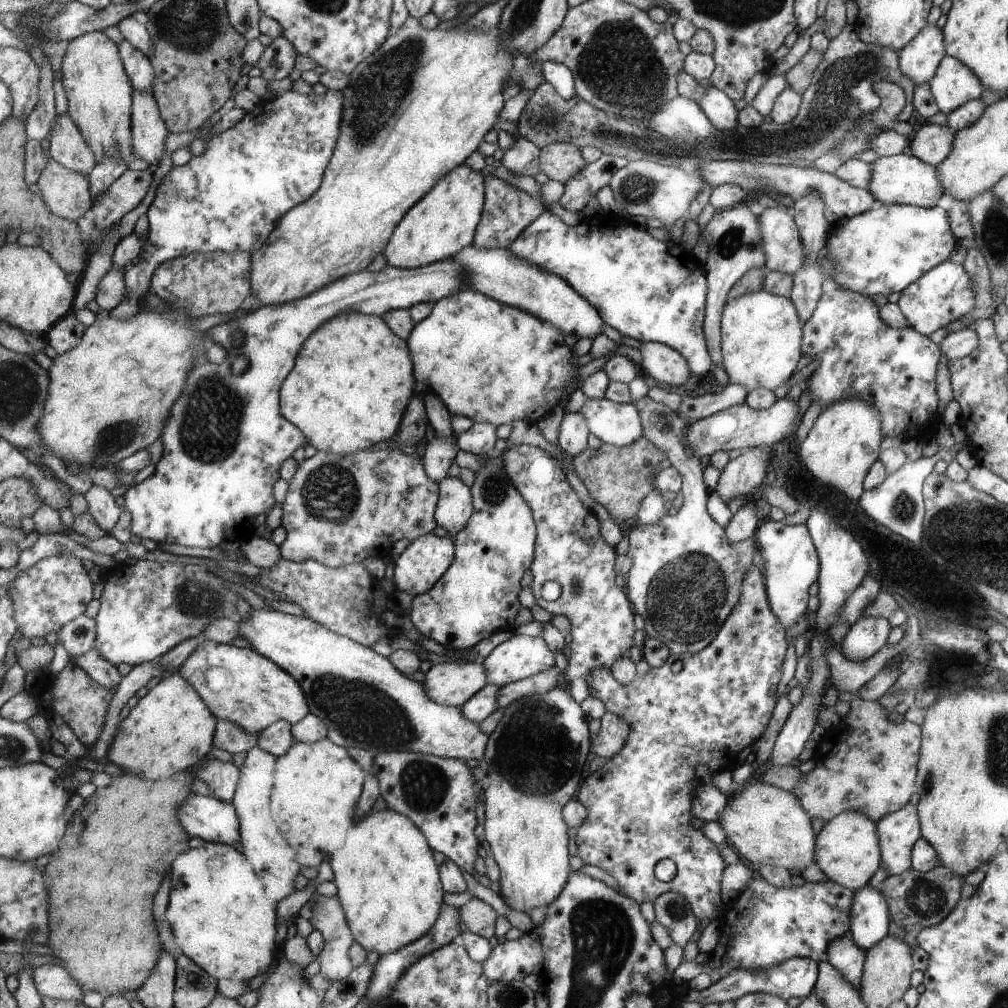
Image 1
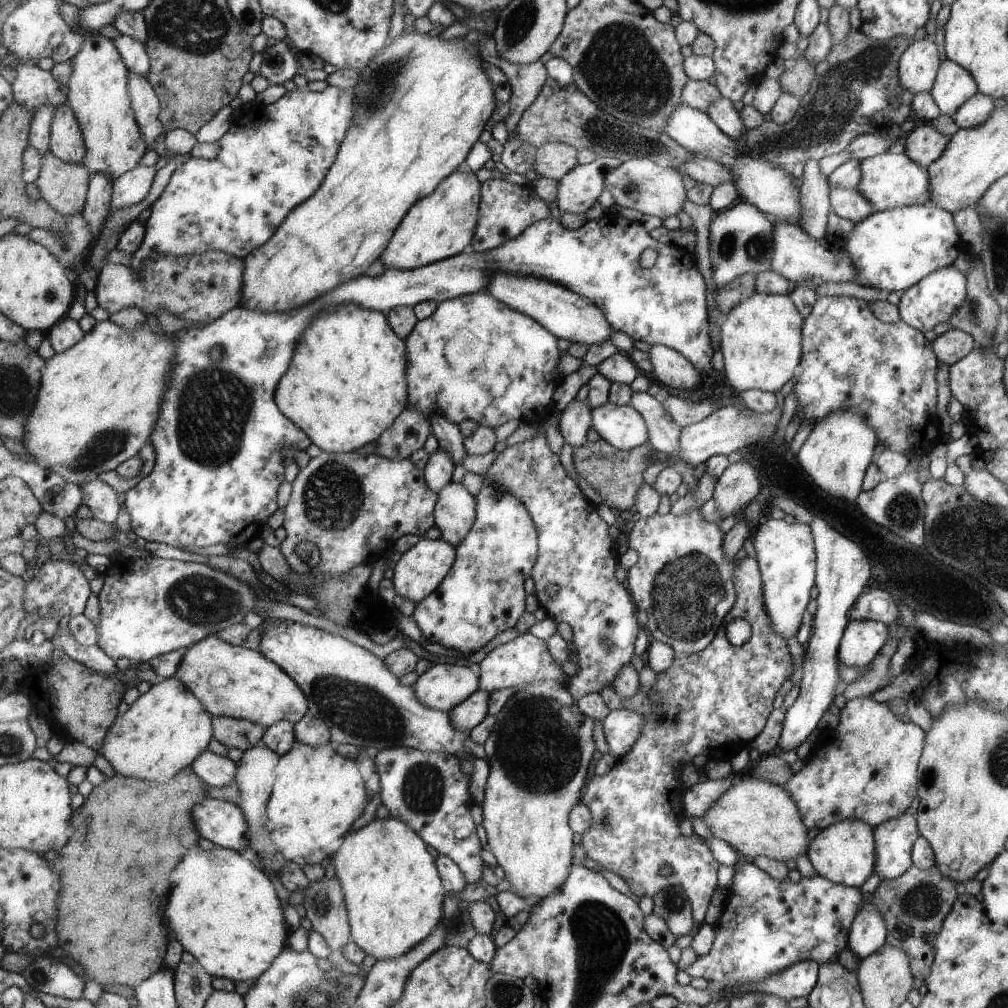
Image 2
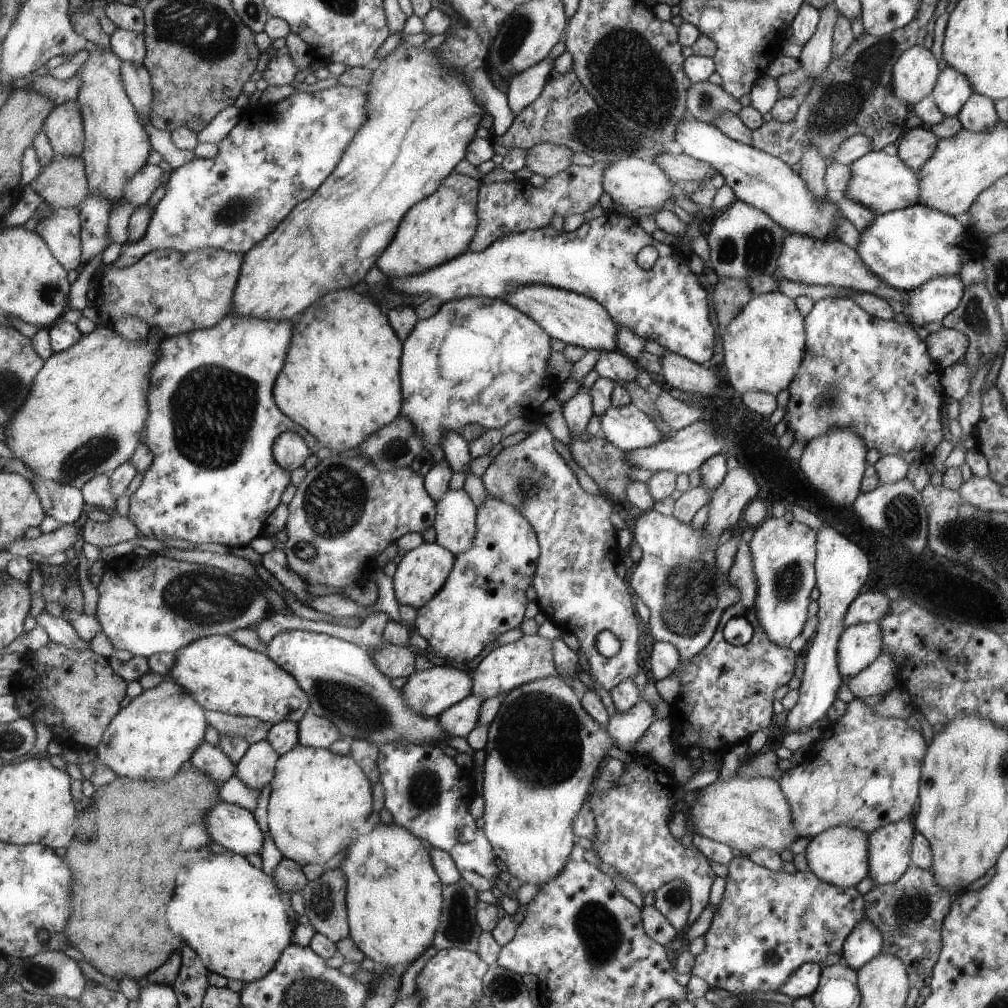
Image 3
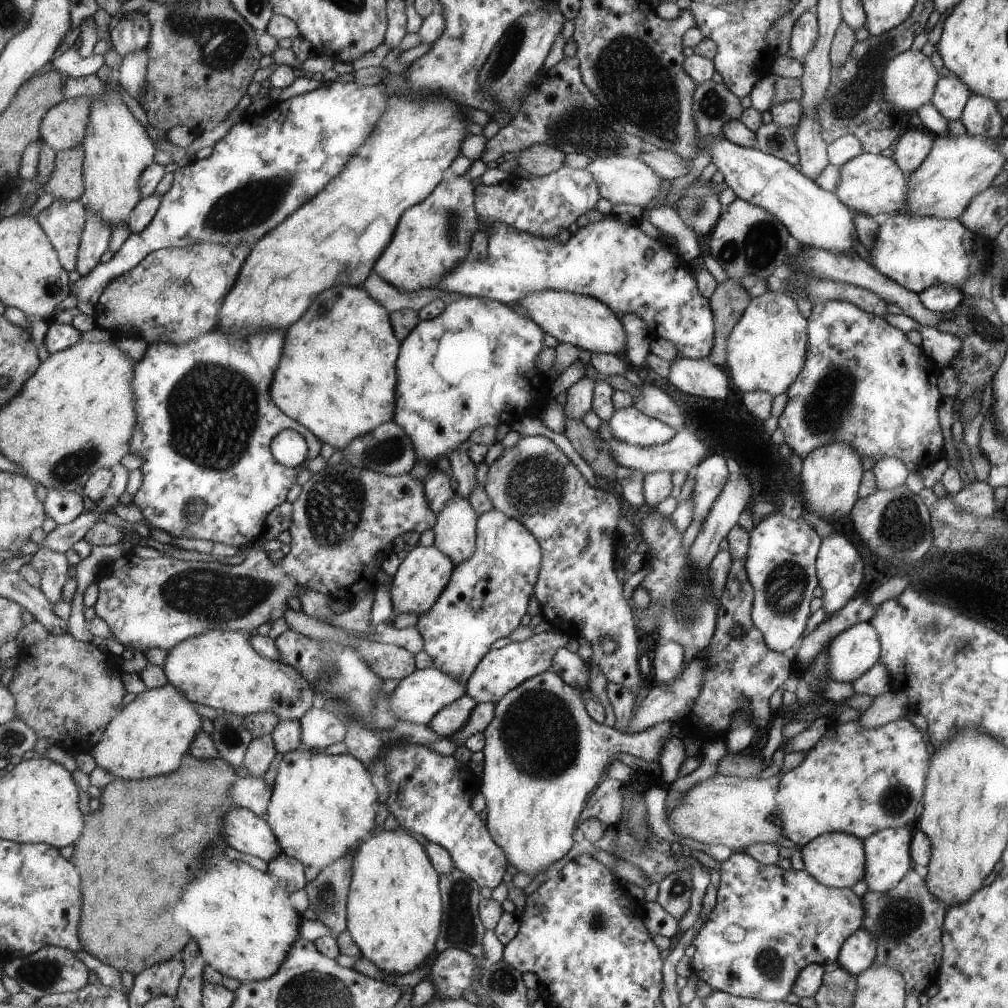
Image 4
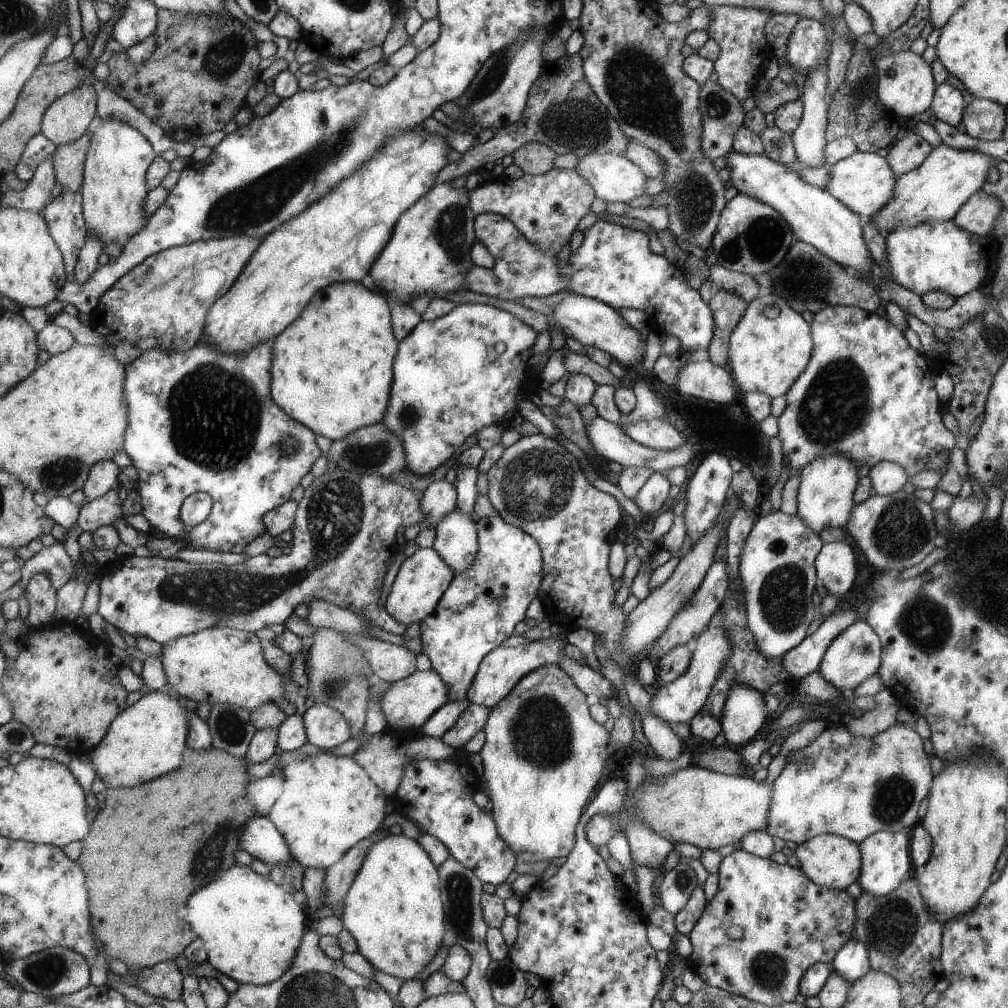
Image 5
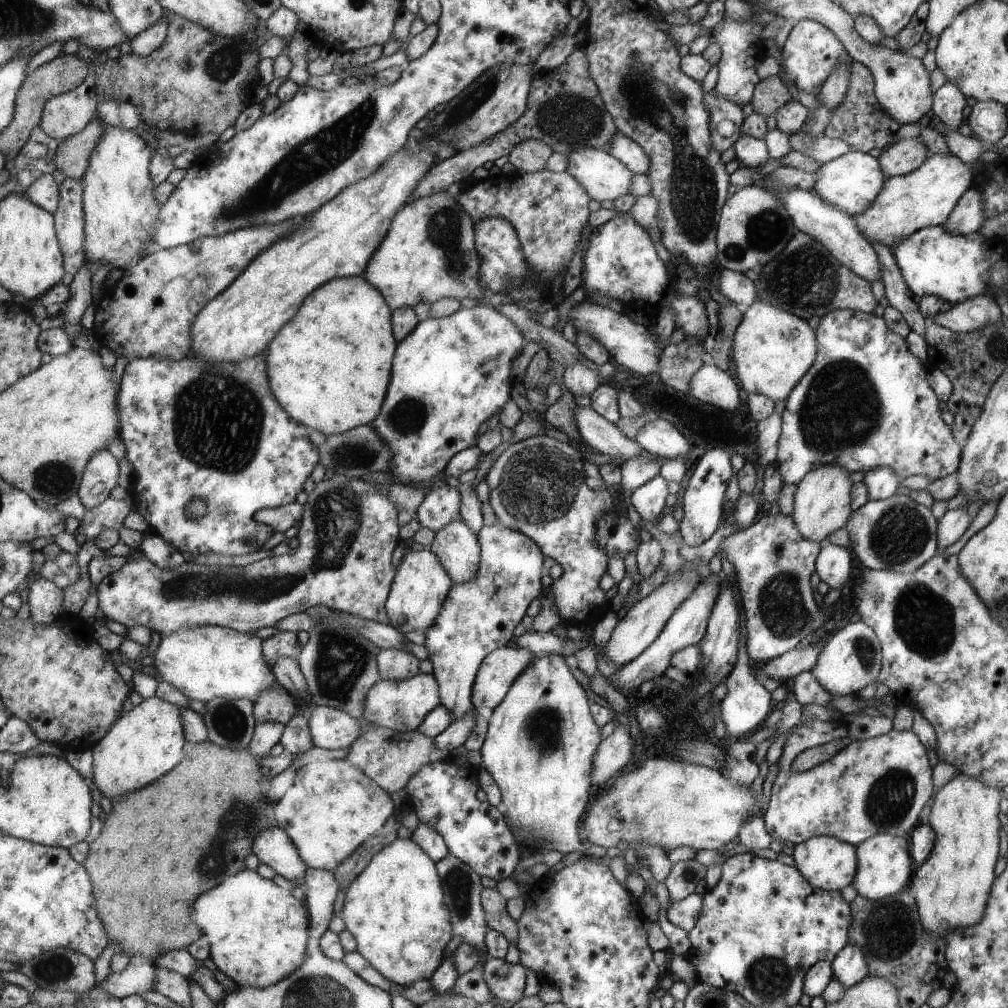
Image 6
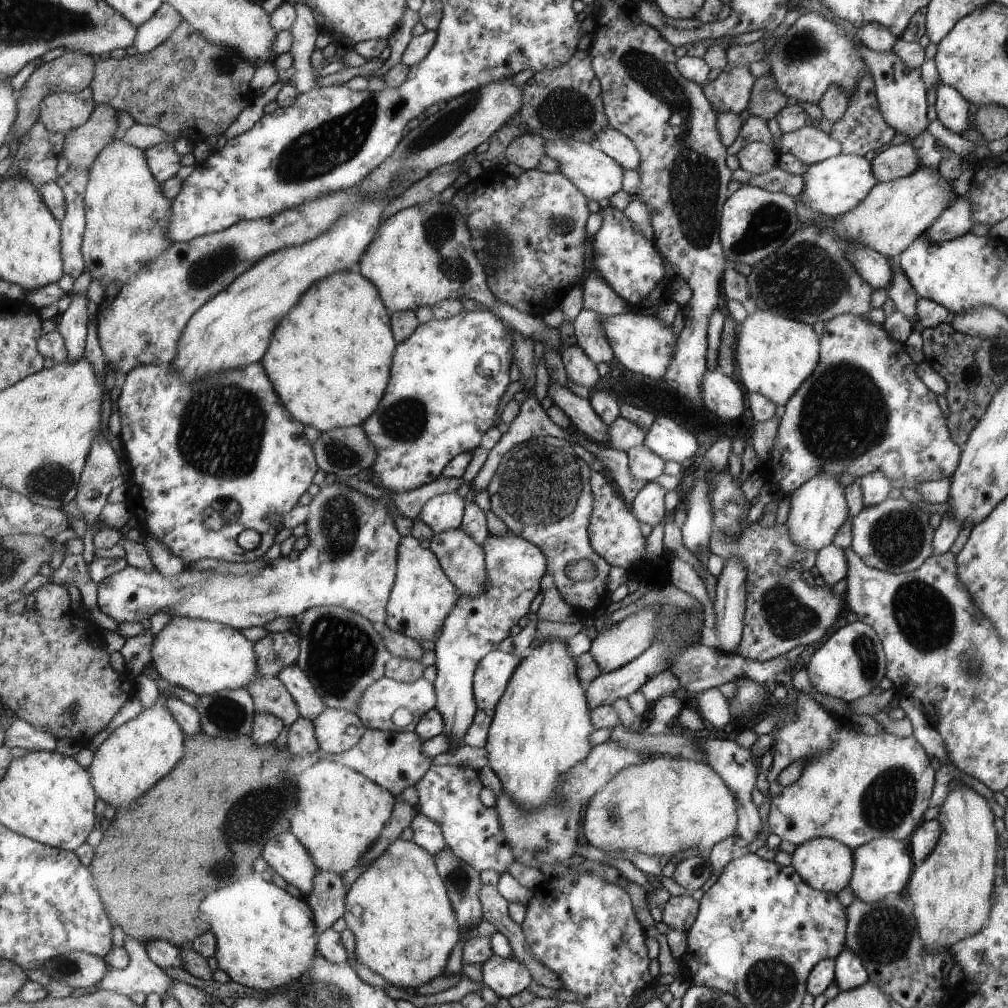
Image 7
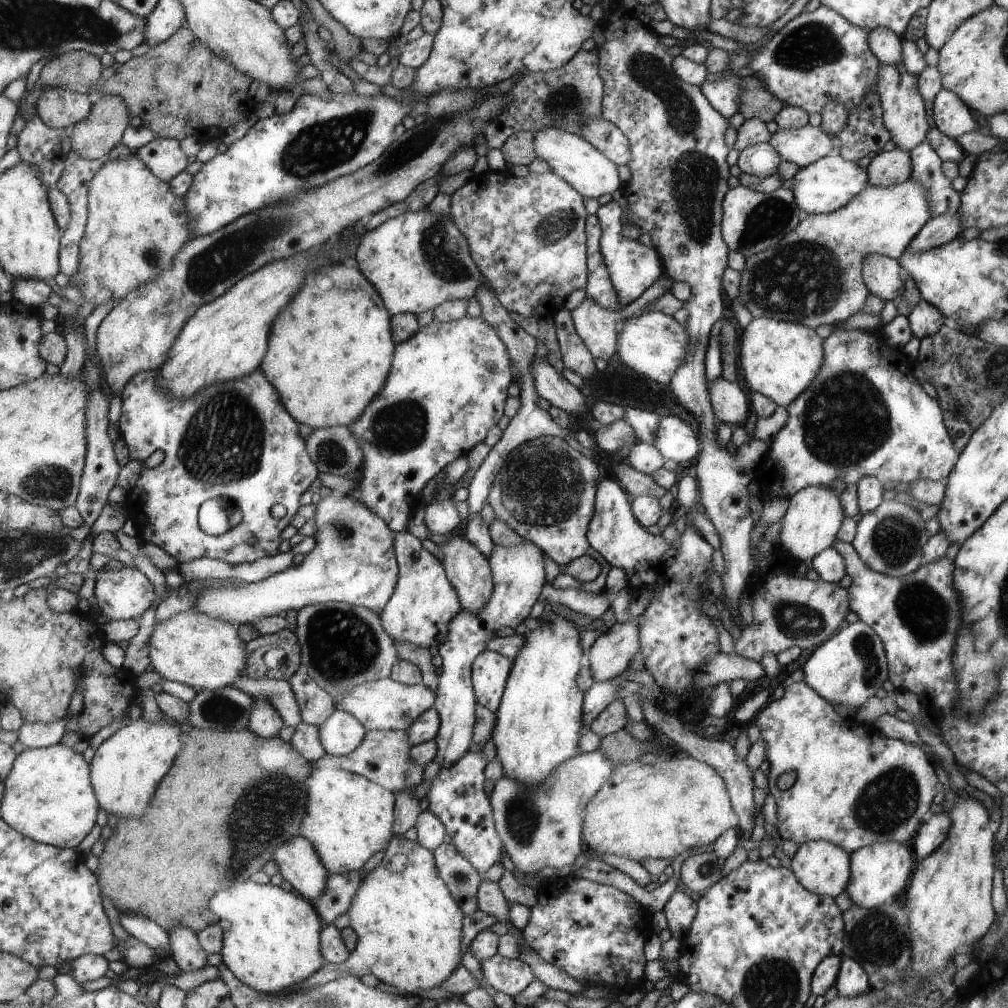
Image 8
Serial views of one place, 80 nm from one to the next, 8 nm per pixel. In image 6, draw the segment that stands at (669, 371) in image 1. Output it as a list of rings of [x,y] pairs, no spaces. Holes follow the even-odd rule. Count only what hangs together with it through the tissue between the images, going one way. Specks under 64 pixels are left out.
[[[717,365],[700,366],[689,382],[689,396],[717,408],[733,412],[739,406],[739,388],[727,371]]]

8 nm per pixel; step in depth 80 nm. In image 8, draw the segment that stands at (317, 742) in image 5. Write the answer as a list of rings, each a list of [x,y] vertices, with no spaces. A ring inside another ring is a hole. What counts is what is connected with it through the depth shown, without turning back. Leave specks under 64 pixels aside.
[[[339,708],[319,728],[326,752],[337,756],[351,754],[368,733],[356,716]]]

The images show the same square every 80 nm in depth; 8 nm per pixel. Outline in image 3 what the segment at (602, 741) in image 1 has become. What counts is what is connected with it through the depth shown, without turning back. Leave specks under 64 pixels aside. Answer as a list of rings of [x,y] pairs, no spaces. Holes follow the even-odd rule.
[[[641,699],[629,711],[616,712],[614,716],[608,718],[604,727],[609,736],[613,737],[615,747],[629,753],[632,744],[640,738],[644,731],[648,730],[654,720],[651,704]]]

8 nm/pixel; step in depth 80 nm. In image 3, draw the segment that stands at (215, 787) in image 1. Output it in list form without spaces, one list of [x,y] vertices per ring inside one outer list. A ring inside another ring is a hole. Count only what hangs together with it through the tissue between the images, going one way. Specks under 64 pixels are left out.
[[[204,740],[203,744],[193,753],[190,760],[203,772],[211,775],[214,779],[227,782],[237,774],[236,764],[217,745]]]

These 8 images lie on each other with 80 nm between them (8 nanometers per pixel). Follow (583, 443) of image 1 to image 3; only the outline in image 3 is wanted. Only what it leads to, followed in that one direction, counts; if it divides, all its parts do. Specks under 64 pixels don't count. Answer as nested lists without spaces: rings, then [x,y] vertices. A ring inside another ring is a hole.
[[[580,386],[578,393],[564,404],[572,438],[587,432],[588,424],[593,418],[593,397],[591,388]]]

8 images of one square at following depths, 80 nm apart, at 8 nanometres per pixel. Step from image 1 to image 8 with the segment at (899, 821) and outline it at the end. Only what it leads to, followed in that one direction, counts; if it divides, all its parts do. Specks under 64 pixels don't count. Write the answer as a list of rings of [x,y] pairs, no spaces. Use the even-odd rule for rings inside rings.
[[[895,841],[863,846],[851,853],[851,878],[844,891],[857,906],[864,909],[873,908],[888,898],[901,895],[901,890],[905,888],[909,880],[911,866],[913,866],[913,860],[911,860],[911,852],[907,850],[907,846],[903,848]]]

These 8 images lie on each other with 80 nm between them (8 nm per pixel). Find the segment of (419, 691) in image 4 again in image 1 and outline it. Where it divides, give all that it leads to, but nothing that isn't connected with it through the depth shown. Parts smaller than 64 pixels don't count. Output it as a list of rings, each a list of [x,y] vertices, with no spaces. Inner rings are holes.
[[[461,659],[439,663],[425,673],[423,684],[431,700],[462,707],[488,684],[488,670],[484,664]]]

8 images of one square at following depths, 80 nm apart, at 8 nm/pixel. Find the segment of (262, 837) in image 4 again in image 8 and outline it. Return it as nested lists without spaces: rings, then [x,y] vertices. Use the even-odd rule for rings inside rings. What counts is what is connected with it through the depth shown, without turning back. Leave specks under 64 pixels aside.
[[[299,835],[279,850],[281,852],[277,852],[273,860],[282,876],[305,898],[318,901],[326,892],[331,872],[312,842]]]

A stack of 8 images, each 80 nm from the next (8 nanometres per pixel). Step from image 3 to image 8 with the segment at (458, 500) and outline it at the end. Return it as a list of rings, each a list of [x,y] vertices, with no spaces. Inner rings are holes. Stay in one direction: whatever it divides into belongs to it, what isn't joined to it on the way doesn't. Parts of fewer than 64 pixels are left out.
[[[432,534],[431,540],[444,554],[443,564],[448,572],[449,580],[452,580],[453,586],[459,593],[462,608],[479,615],[488,606],[496,587],[490,560],[468,538],[461,538],[461,536],[449,538],[445,535]]]

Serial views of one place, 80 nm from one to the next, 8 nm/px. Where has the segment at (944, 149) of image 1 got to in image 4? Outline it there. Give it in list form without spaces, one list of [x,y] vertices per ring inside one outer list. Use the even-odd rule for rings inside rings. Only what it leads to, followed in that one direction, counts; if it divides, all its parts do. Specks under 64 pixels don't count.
[[[908,127],[893,143],[890,157],[903,173],[910,173],[929,154],[933,141],[927,130]]]

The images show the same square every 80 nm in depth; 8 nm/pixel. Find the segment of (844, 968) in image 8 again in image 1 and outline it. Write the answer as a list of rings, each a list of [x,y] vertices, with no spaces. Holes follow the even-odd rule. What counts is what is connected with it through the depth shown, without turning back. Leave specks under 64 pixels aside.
[[[868,884],[854,891],[851,908],[851,930],[853,942],[867,952],[888,934],[889,911],[886,898]]]

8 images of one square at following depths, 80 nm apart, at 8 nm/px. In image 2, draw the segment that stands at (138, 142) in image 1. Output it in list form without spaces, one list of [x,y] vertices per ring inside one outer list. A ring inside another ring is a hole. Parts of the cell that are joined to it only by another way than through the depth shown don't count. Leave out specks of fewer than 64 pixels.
[[[133,71],[128,74],[128,91],[132,96],[137,122],[148,144],[148,151],[154,150],[157,138],[163,132],[167,133],[159,120],[161,103],[157,91],[147,77]]]

